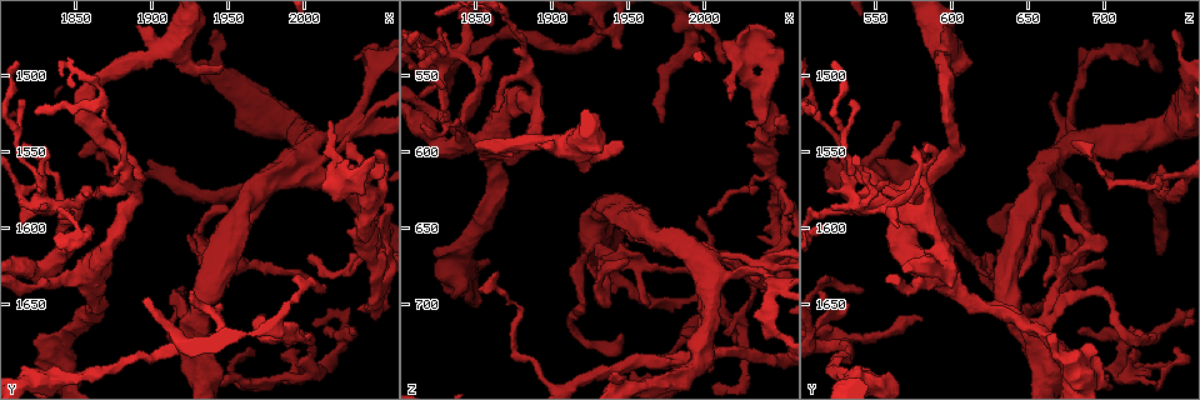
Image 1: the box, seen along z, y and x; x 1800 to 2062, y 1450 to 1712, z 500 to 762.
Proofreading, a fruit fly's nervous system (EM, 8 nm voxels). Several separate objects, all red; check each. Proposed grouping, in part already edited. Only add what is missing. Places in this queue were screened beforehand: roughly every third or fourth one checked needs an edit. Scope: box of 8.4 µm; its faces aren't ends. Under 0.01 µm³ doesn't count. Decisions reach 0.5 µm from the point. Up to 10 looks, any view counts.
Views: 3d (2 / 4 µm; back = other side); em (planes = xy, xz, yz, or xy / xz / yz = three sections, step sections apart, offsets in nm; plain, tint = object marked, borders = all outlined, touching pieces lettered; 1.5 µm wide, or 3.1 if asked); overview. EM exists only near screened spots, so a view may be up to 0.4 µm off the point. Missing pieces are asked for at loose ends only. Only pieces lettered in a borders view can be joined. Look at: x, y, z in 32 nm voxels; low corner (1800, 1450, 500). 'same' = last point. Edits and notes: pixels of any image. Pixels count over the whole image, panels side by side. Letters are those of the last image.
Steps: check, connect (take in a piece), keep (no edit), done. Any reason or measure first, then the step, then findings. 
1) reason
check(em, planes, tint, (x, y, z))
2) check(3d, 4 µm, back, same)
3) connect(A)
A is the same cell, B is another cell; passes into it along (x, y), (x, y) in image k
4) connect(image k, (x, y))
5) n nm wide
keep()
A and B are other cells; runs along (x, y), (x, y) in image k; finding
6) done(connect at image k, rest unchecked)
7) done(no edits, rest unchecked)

branch stops here
check(em, planes, borders, (2014, 1640, 540))

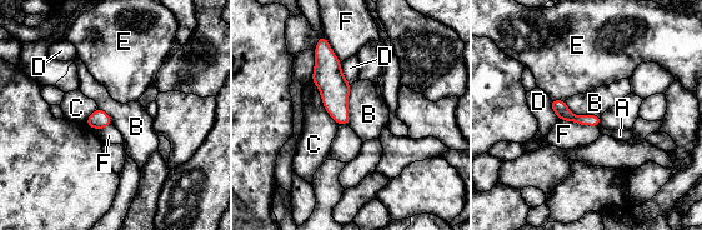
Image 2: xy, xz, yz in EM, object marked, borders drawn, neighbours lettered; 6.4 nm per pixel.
keep()
A, B, C, D, E and F are other cells; border along (565, 100), (575, 114), (600, 116) in image 2; none of them fits

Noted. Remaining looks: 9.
branch stops here
check(em, planes, borders, (2046, 1554, 524))

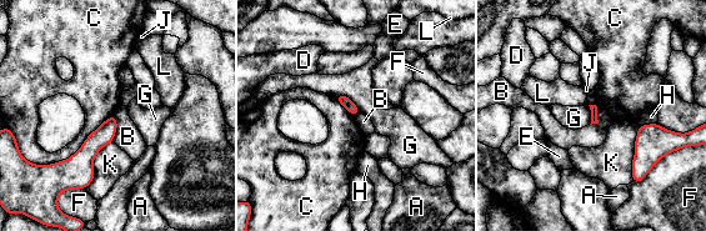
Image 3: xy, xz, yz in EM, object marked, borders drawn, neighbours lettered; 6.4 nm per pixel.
keep()
A, B, C, D, E, F, G, H, J, K and L are other cells; border along (115, 114), (116, 131), (113, 140) in image 3; no lettered piece goes on from it

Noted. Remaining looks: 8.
thin end
check(3d, 4 µm, (1862, 1572, 572))

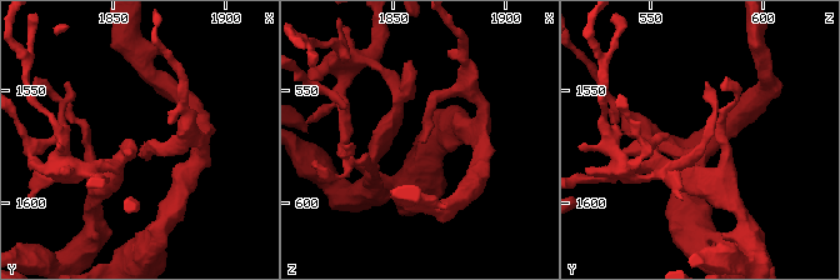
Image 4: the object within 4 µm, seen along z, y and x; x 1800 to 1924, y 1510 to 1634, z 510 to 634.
check(em, yz, step 4, tint, (1864, 1574, 572))

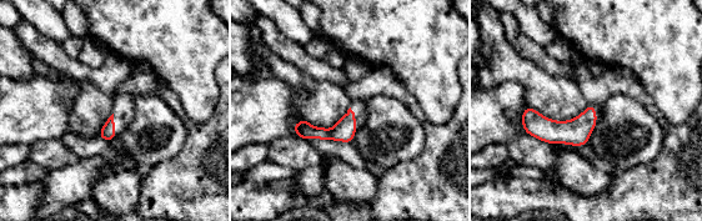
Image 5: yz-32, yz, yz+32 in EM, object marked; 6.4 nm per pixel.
check(em, planes, borders, same)

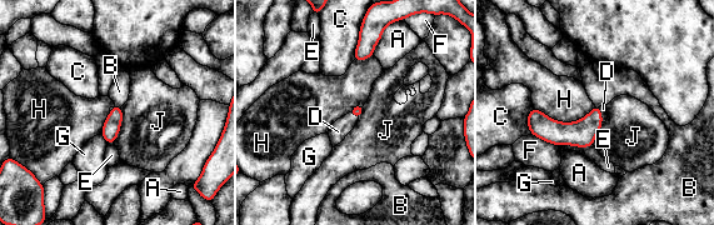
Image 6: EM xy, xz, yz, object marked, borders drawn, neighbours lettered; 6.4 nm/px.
connect(D)
D is the same cell, A, B, C, E, F, G, H and J are other cells; passes into it along (356, 111), (354, 115), (338, 131) in image 6; the neuron continues

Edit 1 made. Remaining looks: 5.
free end
check(em, planes, borders, (1940, 1472, 744))

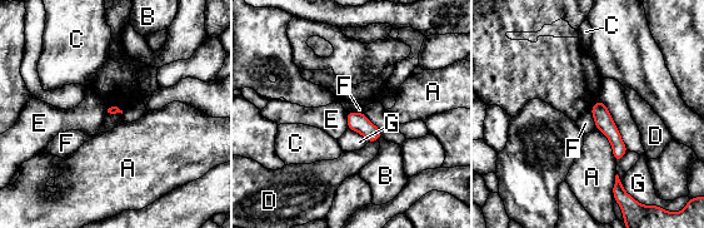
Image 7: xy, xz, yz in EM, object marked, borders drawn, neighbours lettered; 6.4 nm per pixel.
keep()
A, B, C, D, E, F and G are other cells; none of them fits

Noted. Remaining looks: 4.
done(connect at image 6, rest unchecked)

